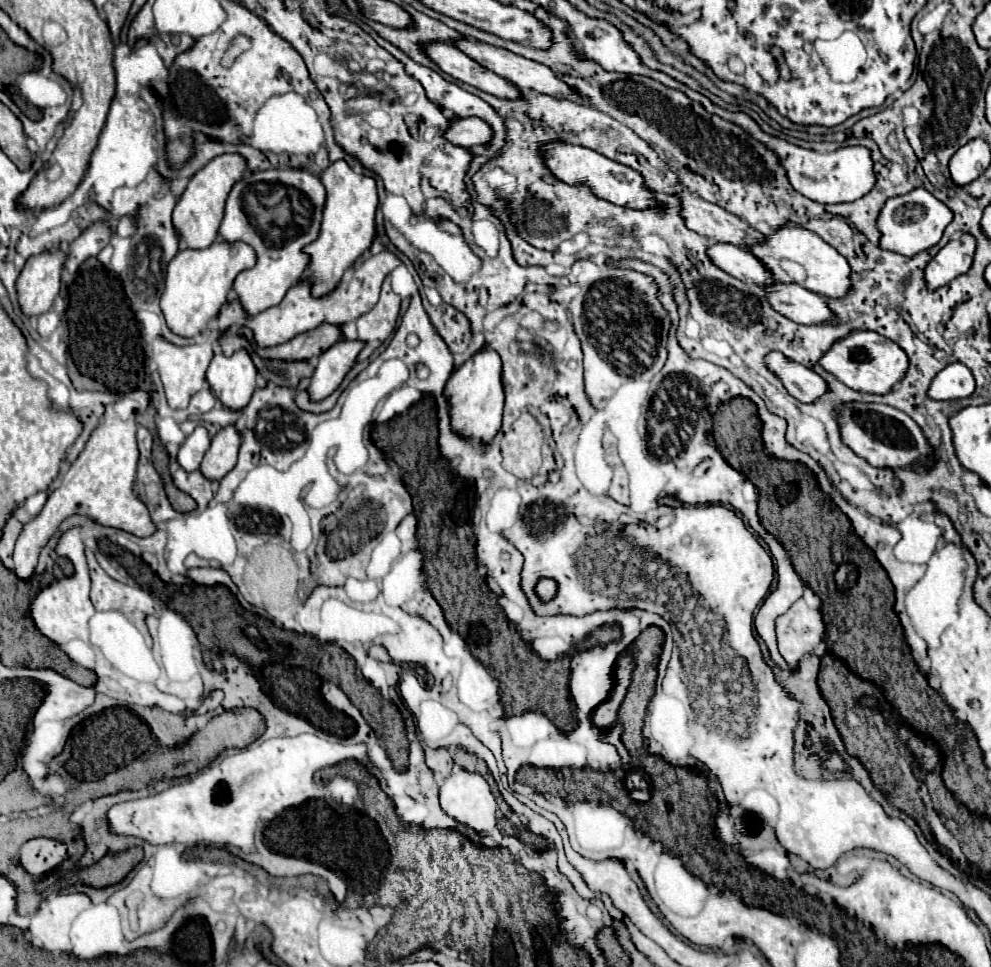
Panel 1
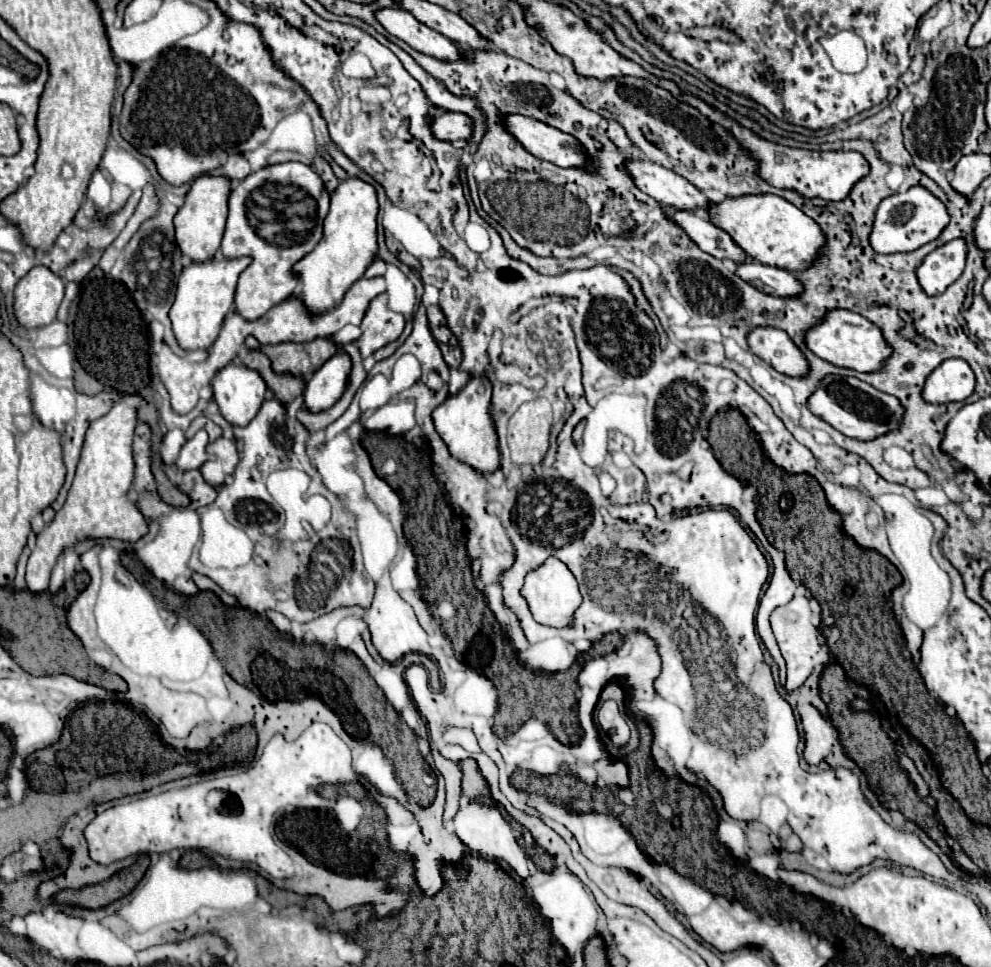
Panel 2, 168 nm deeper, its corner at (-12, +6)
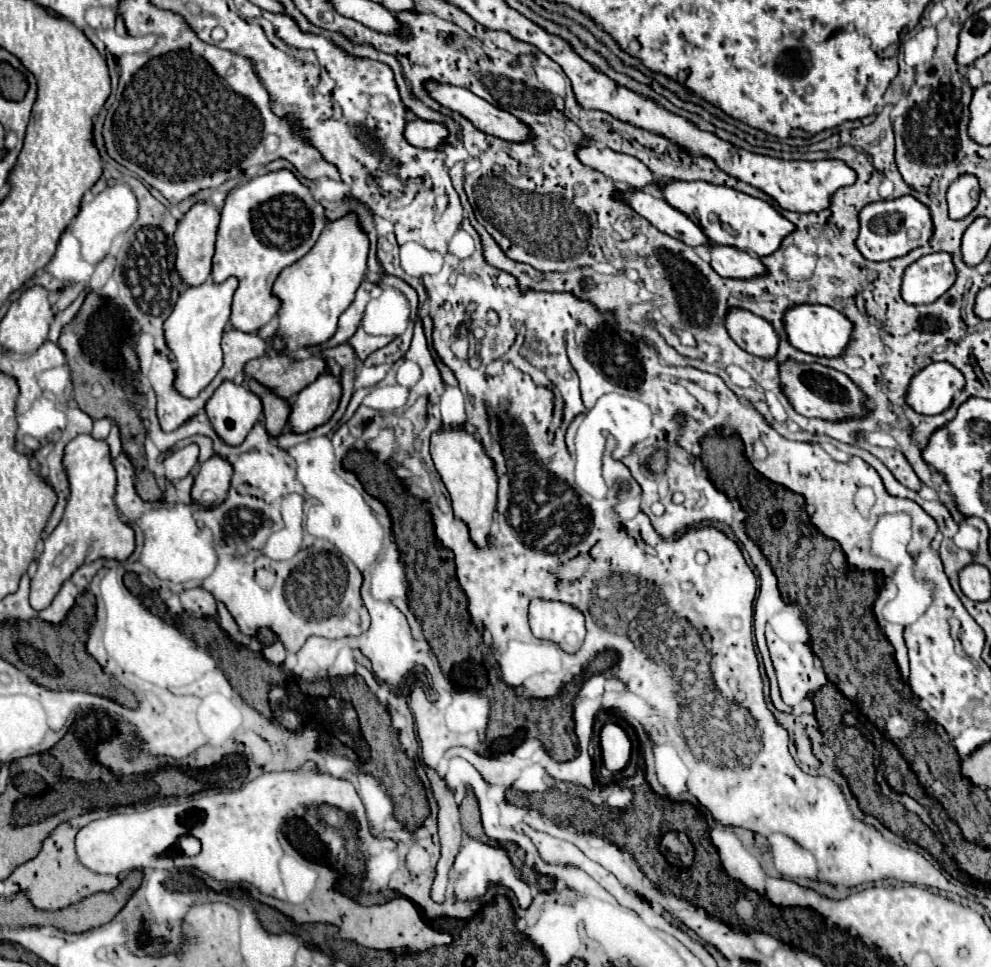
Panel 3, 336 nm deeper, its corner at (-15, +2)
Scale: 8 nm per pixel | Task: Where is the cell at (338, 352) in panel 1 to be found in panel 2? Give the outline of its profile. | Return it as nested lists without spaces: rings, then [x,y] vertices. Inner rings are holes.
[[[339,351],[329,361],[325,361],[311,375],[311,379],[305,381],[303,407],[311,413],[319,413],[333,407],[345,391],[349,373],[351,373],[351,359],[349,355]]]

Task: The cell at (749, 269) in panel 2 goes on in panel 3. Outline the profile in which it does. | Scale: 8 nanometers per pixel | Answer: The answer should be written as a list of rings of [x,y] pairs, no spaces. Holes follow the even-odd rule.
[[[710,245],[708,251],[712,255],[710,263],[712,263],[714,271],[722,277],[754,279],[754,277],[768,275],[768,269],[756,255],[750,255],[736,247],[718,247],[718,245]]]

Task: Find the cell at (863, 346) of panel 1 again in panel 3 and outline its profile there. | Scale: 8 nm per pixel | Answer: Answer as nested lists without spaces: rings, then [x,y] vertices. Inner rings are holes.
[[[804,305],[804,307],[792,307],[786,311],[786,333],[790,343],[810,355],[818,355],[818,357],[840,357],[846,347],[850,345],[850,335],[854,331],[852,321],[842,315],[840,311],[826,307],[826,305]]]

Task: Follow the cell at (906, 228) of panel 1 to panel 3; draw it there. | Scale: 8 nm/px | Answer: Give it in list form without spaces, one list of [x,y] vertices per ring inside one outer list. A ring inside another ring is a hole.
[[[904,195],[892,201],[876,201],[860,211],[860,235],[856,247],[870,261],[890,261],[922,247],[934,233],[930,209],[912,195]]]

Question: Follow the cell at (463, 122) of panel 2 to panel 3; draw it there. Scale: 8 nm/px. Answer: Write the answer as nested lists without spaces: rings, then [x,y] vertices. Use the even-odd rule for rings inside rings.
[[[410,121],[404,137],[408,139],[408,143],[416,145],[416,147],[424,147],[424,149],[438,149],[446,137],[448,137],[448,127],[444,123],[436,123],[436,121]]]

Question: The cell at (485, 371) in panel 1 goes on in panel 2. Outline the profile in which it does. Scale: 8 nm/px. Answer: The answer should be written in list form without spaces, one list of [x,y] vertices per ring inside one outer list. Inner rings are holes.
[[[471,377],[469,383],[457,393],[451,395],[443,405],[433,411],[433,425],[439,437],[445,441],[449,453],[461,463],[473,467],[473,471],[487,475],[499,469],[501,451],[497,443],[497,433],[489,415],[491,407],[491,383],[483,377]]]

